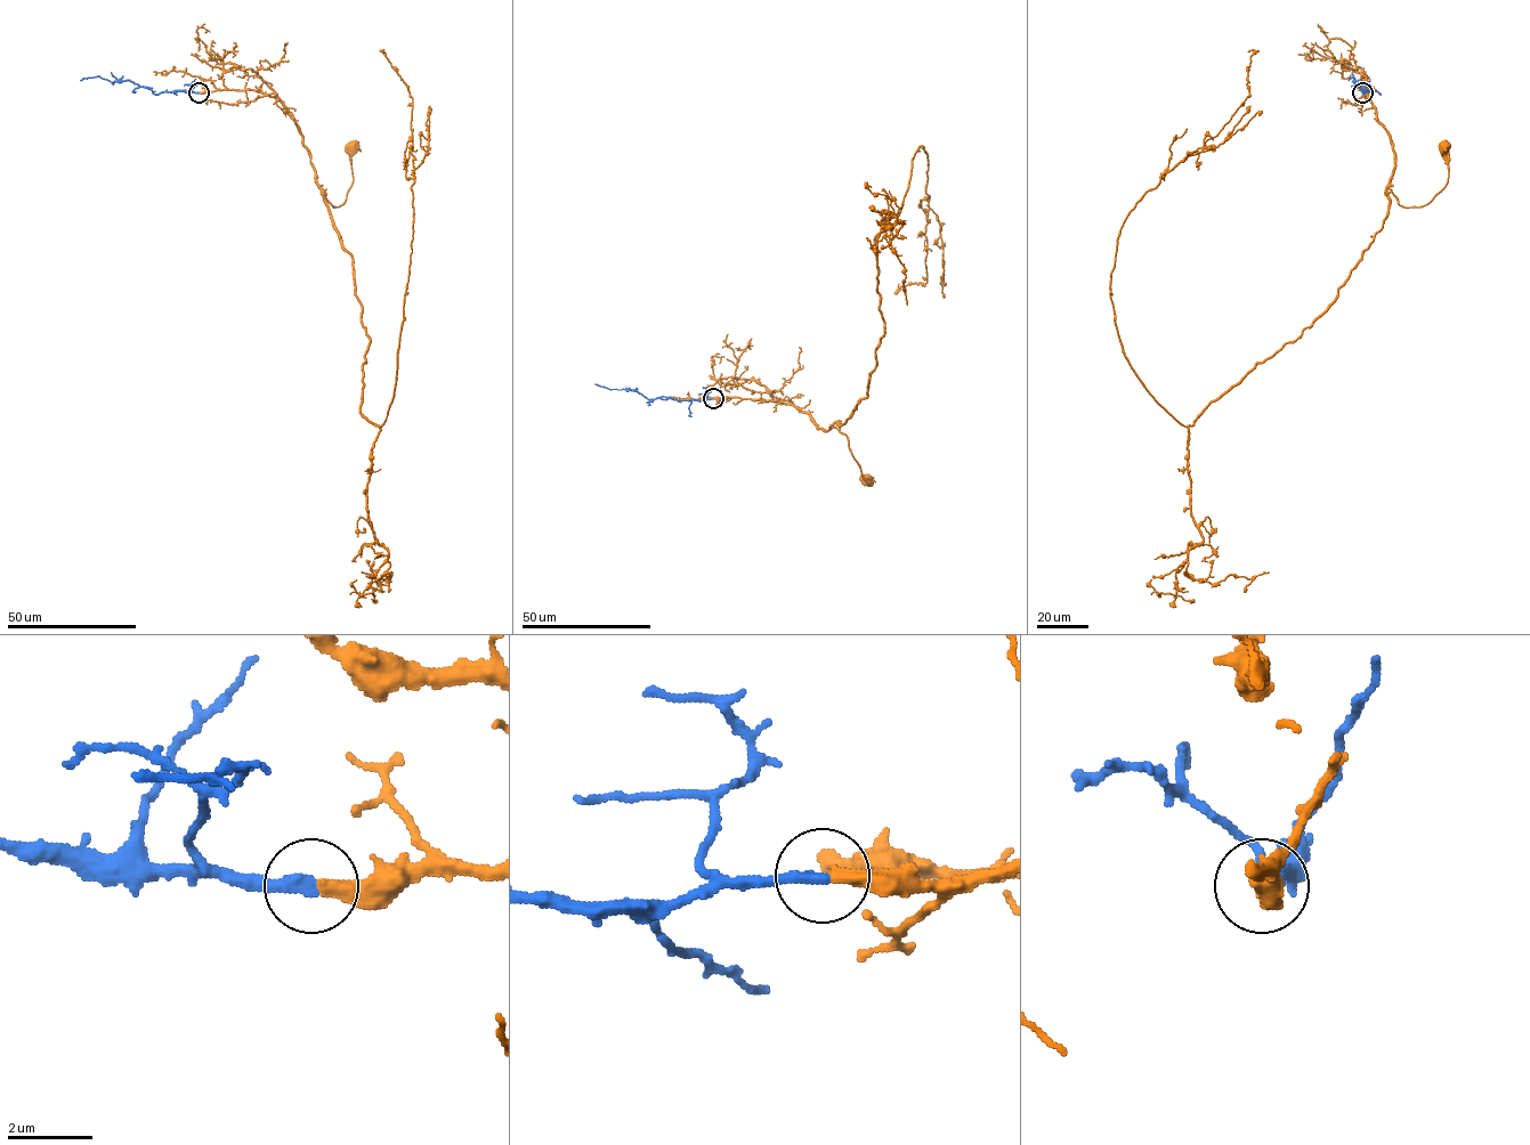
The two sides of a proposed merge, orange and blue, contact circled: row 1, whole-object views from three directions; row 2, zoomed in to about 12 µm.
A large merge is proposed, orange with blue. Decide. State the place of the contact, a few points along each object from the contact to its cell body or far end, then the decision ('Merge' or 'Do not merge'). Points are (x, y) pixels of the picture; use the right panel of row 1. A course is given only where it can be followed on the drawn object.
Place: (1362, 92). Course of orange: (1362, 92), (1390, 137), (1394, 169), (1386, 189), (1400, 205), (1424, 206), (1444, 186), (1448, 169), (1443, 149). Course of blue: (1362, 92), (1360, 80), (1353, 82), (1353, 76), (1349, 80). Merge

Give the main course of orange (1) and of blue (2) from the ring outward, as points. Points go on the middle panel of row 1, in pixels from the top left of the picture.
1: (713, 398), (779, 400), (806, 412), (824, 430), (836, 423), (847, 436), (849, 449), (865, 479)
2: (713, 398), (648, 399), (630, 389), (609, 389), (594, 384)

